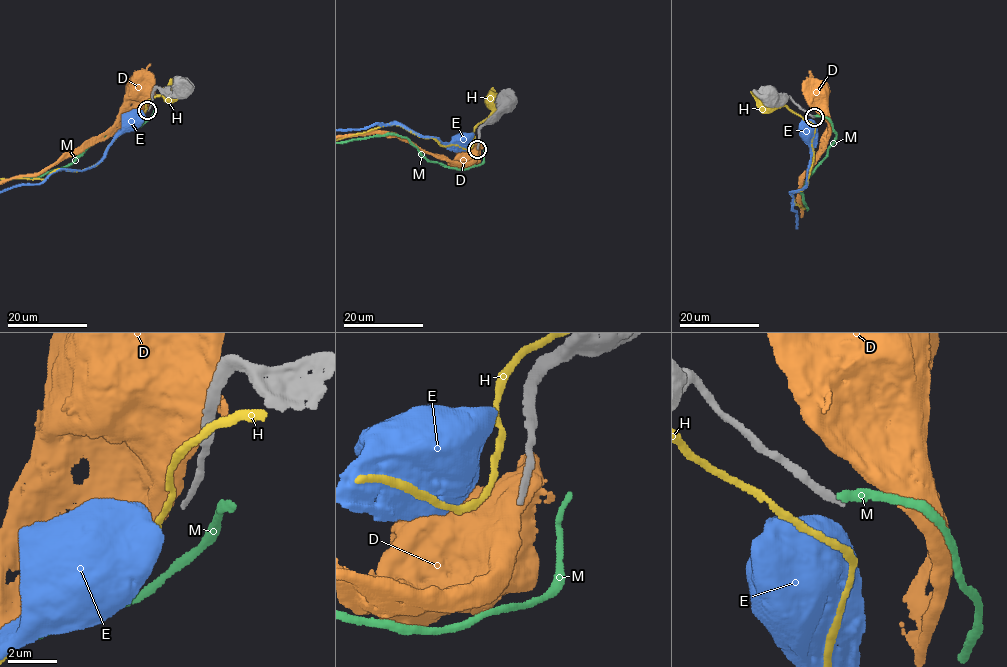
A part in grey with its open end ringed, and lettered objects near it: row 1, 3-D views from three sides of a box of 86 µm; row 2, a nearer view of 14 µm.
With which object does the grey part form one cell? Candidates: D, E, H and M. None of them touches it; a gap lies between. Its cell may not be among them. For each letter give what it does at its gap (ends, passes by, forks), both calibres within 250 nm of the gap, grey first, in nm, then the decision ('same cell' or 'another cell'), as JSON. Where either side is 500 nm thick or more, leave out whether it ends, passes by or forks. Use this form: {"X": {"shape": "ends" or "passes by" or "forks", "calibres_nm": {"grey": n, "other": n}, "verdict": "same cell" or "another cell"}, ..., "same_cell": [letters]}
{"D": {"calibres_nm": {"grey": 220, "other": 1000}, "verdict": "another cell"}, "E": {"calibres_nm": {"grey": 220, "other": 850}, "verdict": "another cell"}, "H": {"shape": "passes by", "calibres_nm": {"grey": 220, "other": 240}, "verdict": "another cell"}, "M": {"shape": "ends", "calibres_nm": {"grey": 220, "other": 400}, "verdict": "another cell"}, "same_cell": []}

